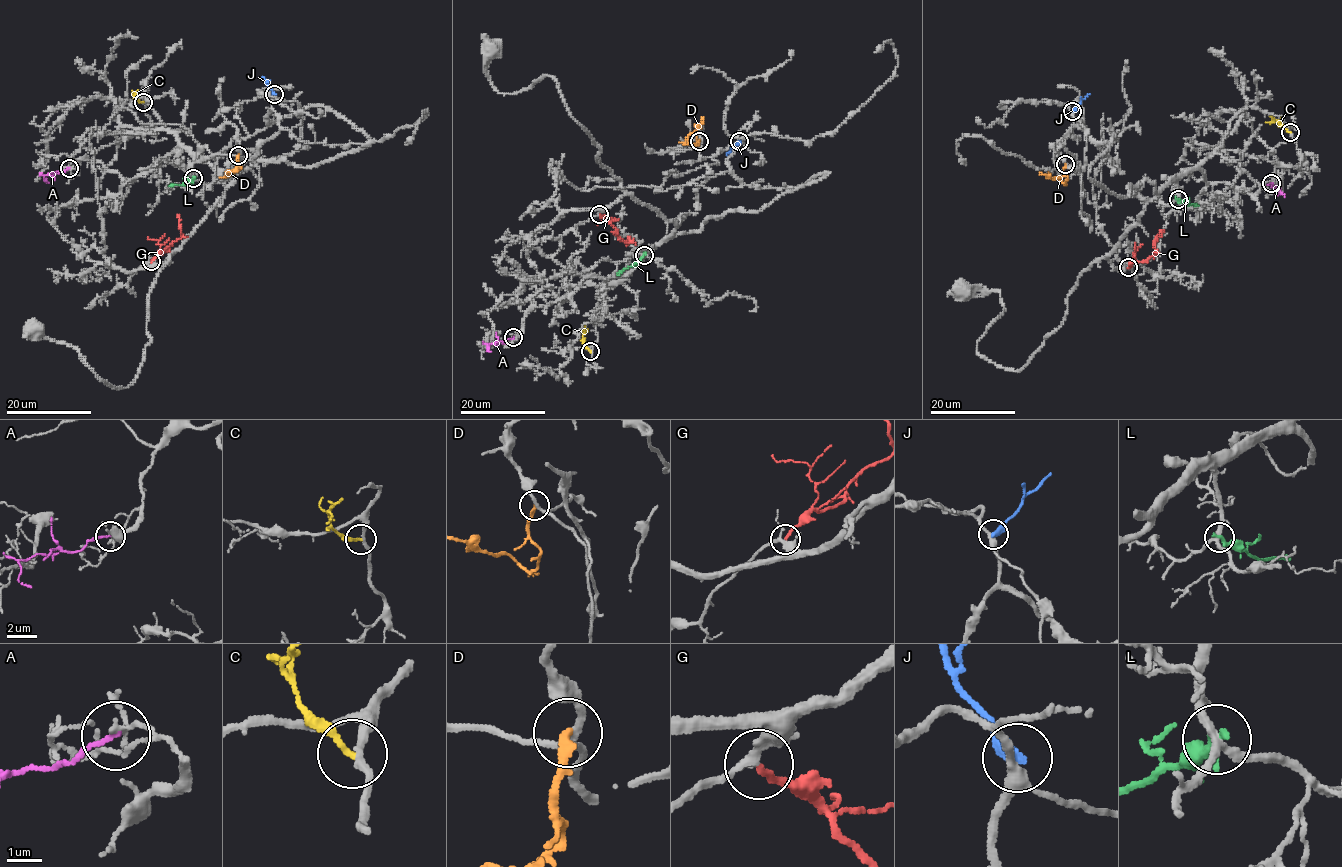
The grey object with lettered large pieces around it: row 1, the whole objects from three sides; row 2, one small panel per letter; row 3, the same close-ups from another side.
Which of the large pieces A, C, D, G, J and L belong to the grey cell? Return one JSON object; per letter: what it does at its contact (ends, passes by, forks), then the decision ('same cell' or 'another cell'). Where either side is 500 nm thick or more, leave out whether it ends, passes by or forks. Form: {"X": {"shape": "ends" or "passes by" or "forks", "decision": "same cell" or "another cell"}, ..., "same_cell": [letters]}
{"A": {"shape": "ends", "decision": "another cell"}, "C": {"shape": "ends", "decision": "another cell"}, "D": {"shape": "ends", "decision": "another cell"}, "G": {"shape": "ends", "decision": "same cell"}, "J": {"shape": "ends", "decision": "another cell"}, "L": {"shape": "ends", "decision": "another cell"}, "same_cell": ["G"]}

